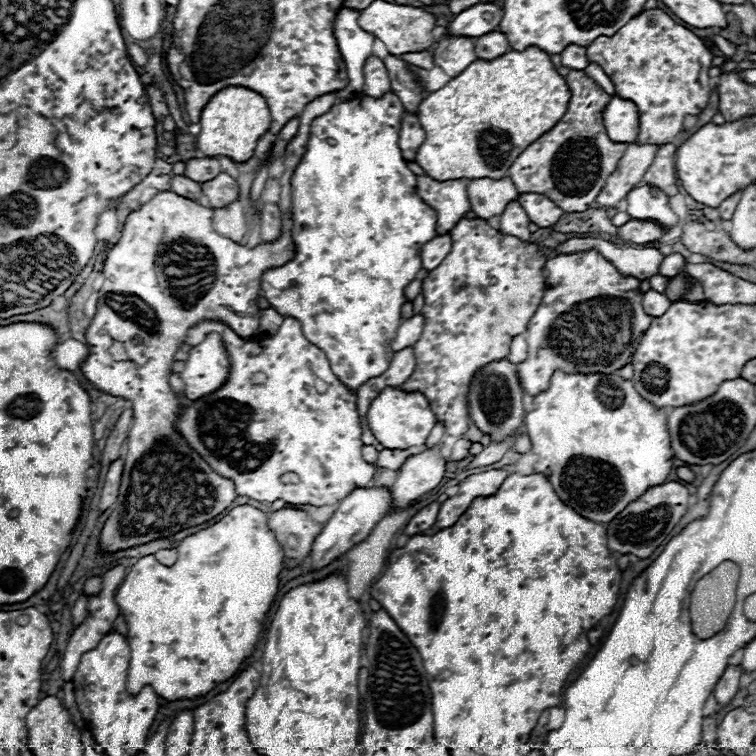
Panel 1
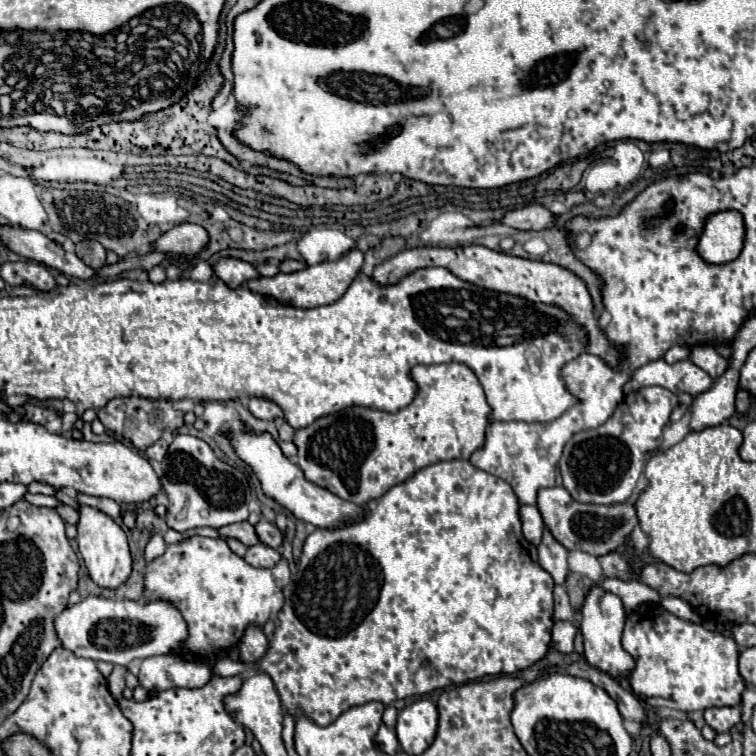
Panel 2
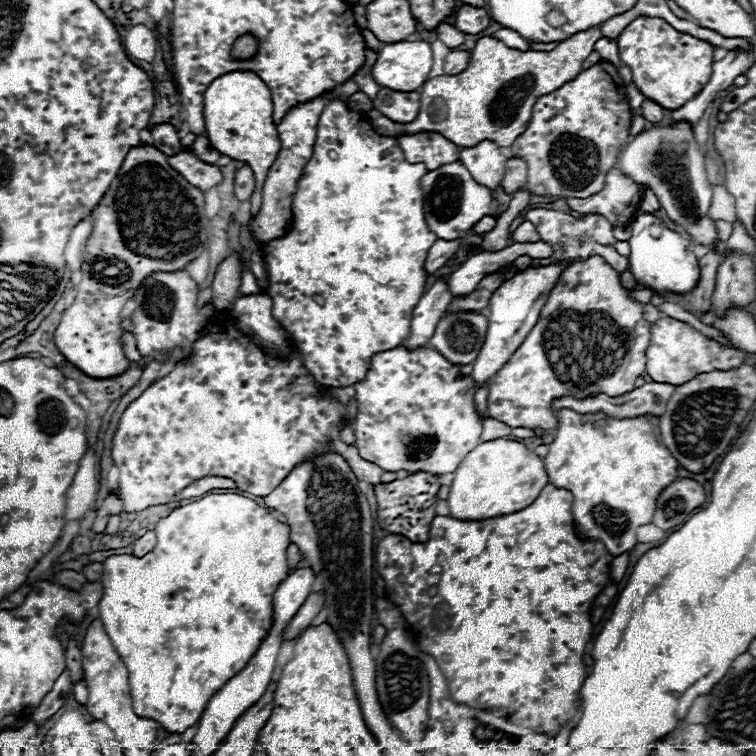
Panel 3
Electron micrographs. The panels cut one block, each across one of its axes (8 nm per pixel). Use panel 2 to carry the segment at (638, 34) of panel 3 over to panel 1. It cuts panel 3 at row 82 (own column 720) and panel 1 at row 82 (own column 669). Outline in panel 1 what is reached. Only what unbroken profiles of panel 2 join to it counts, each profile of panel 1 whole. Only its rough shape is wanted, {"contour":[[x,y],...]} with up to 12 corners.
{"contour":[[662,10],[586,52],[670,144],[708,104],[712,52]]}

